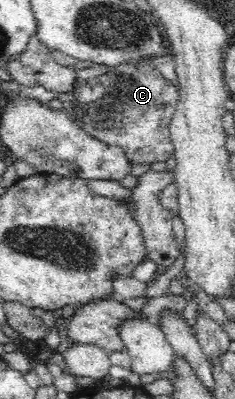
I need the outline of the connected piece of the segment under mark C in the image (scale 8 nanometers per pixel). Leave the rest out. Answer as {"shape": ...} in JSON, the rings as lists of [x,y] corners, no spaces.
{"shape":[[[120,64],[114,68],[94,66],[76,69],[77,80],[70,92],[58,98],[66,114],[93,138],[126,152],[136,164],[169,162],[175,147],[169,124],[179,99],[178,89],[148,64]]]}

